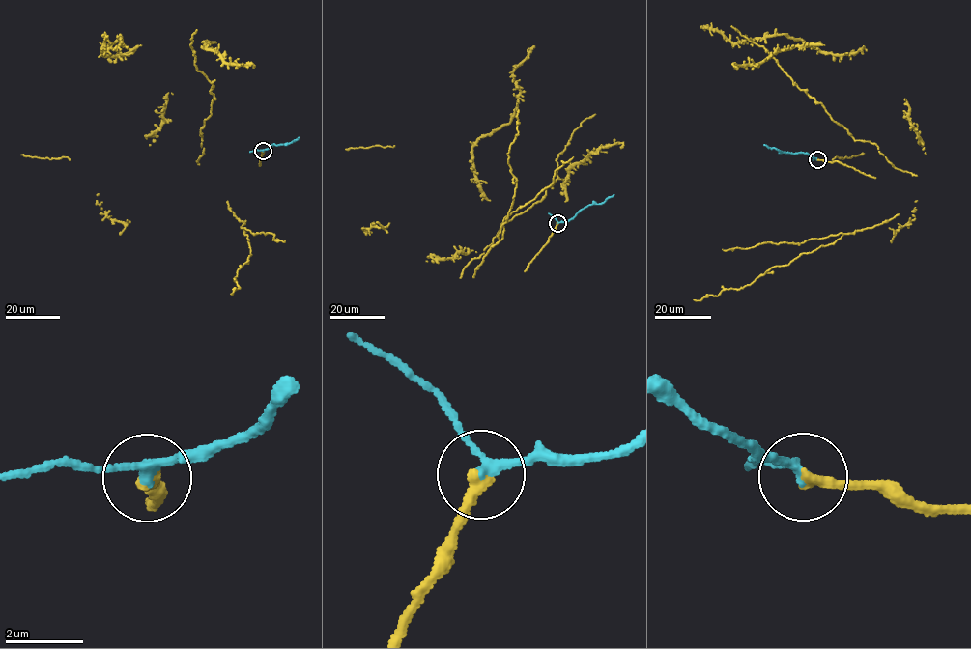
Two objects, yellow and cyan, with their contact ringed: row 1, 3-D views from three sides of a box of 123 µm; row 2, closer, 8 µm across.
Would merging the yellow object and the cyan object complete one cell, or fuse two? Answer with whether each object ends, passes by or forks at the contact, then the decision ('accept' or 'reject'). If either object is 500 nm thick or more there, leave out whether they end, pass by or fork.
yellow ends | cyan passes by | accept

